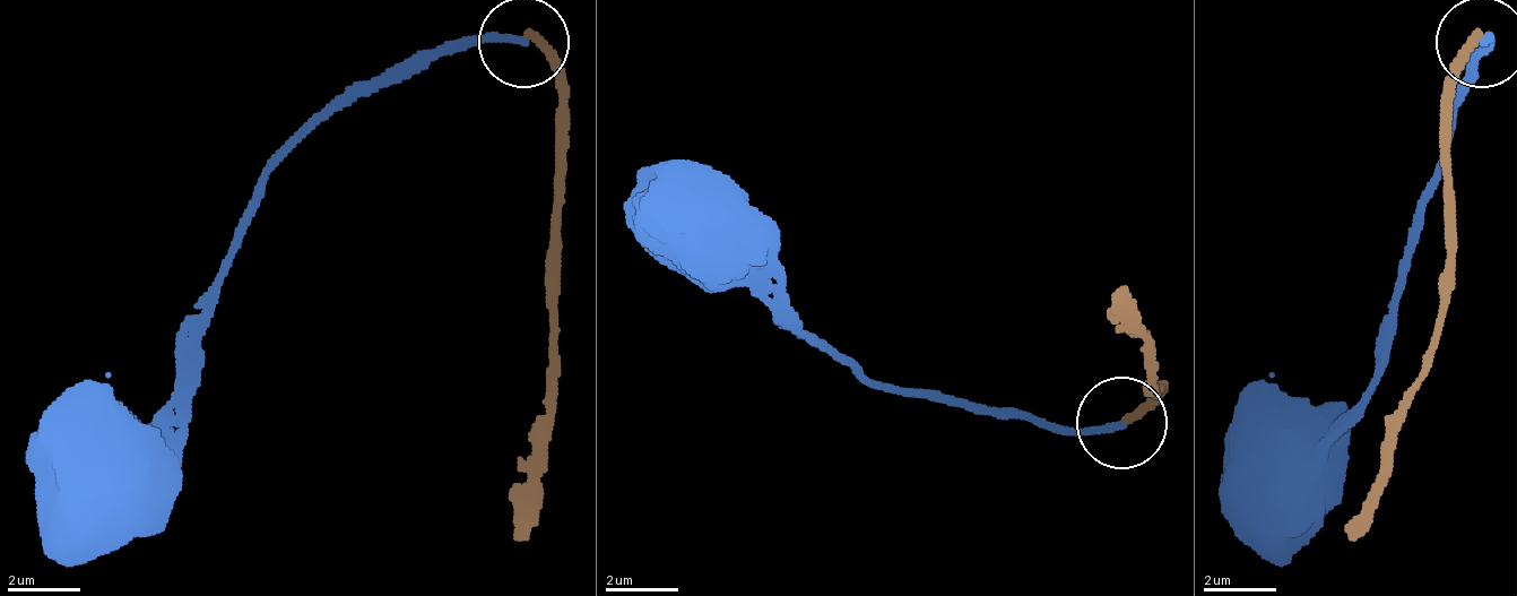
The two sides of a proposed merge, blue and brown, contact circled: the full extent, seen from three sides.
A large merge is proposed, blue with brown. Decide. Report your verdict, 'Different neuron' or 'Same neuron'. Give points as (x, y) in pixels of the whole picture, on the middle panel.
Different neuron

